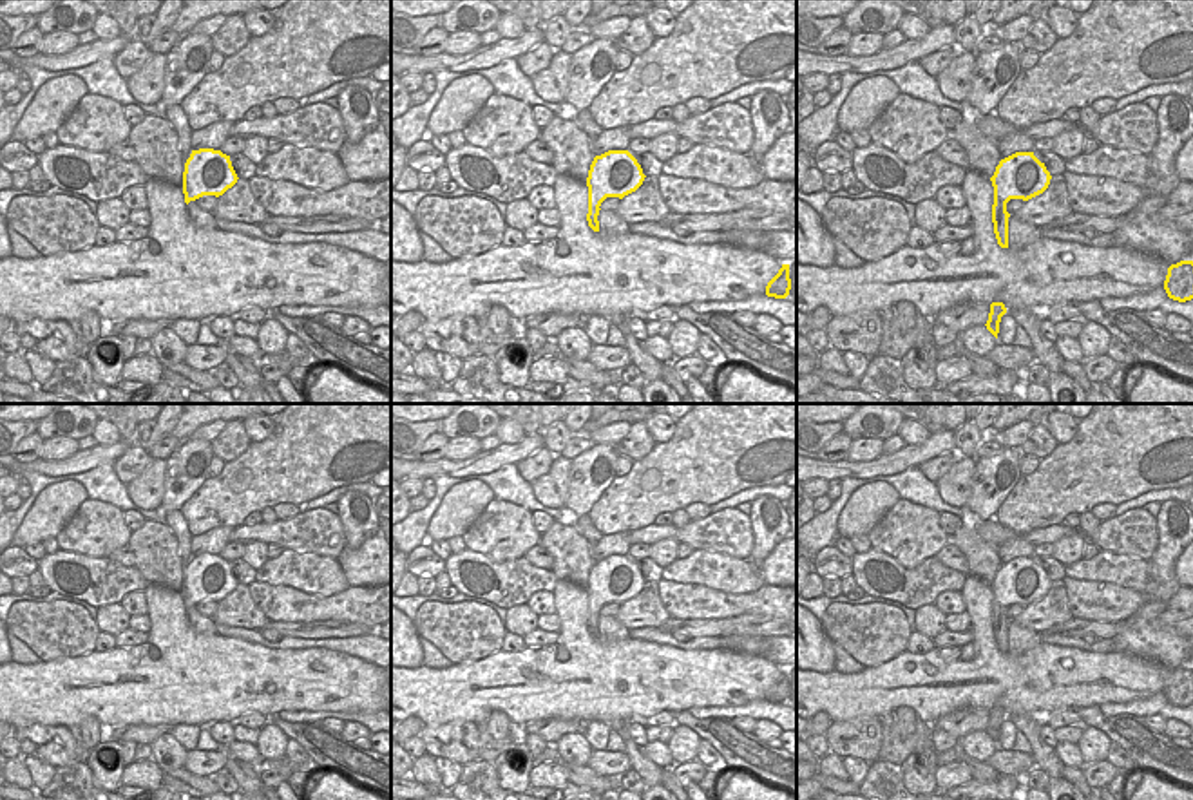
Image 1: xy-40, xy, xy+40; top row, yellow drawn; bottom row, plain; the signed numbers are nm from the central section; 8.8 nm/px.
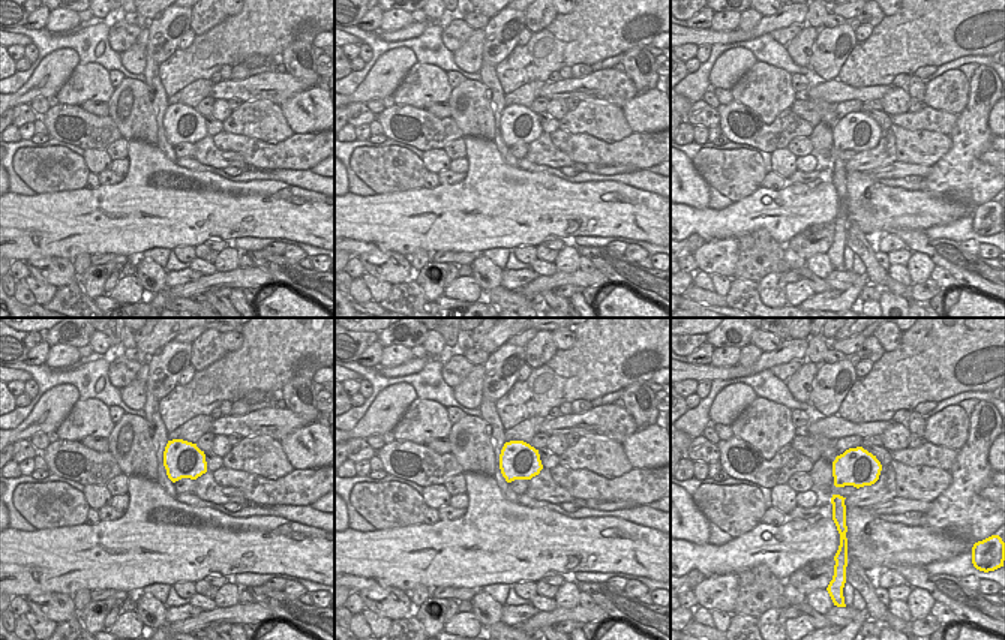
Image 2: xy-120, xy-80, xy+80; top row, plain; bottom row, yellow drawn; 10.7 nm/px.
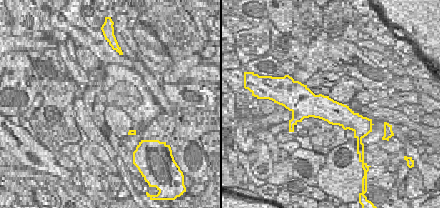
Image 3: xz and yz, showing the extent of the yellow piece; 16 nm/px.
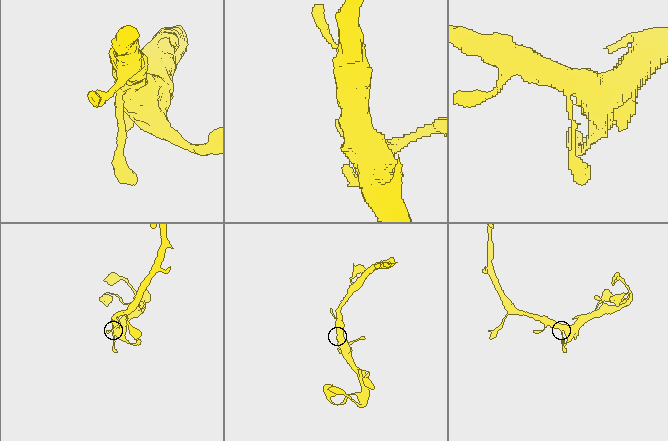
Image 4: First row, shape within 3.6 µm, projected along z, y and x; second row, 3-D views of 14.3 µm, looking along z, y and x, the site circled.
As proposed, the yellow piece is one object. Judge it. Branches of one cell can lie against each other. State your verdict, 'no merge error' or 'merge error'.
no merge error

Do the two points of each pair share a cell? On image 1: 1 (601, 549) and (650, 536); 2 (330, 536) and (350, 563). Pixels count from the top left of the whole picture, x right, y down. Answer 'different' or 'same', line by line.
1: different
2: different

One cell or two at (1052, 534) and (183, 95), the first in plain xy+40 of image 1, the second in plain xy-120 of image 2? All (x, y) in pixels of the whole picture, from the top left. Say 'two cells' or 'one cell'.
two cells

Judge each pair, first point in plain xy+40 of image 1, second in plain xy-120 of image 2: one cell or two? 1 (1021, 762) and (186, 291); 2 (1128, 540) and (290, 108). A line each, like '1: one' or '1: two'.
1: two
2: two

